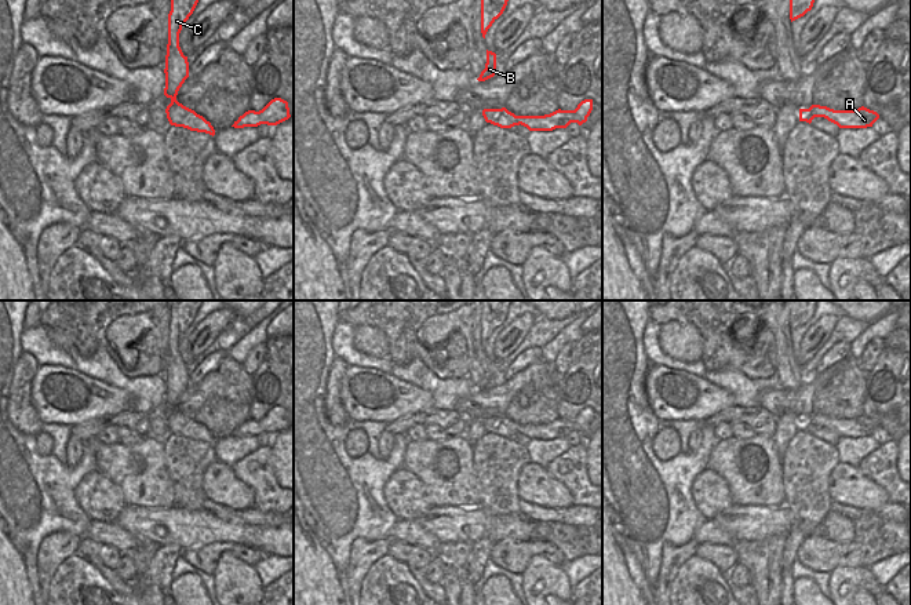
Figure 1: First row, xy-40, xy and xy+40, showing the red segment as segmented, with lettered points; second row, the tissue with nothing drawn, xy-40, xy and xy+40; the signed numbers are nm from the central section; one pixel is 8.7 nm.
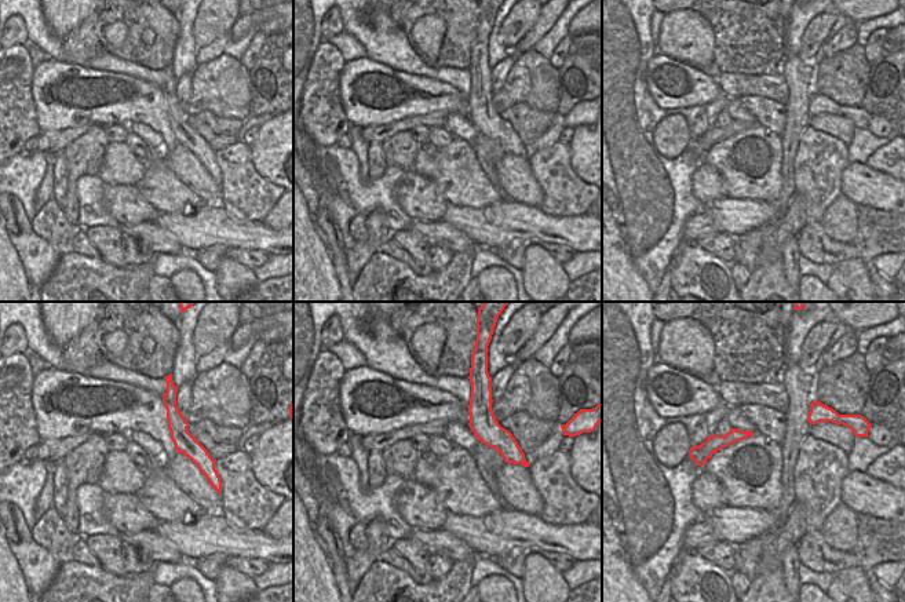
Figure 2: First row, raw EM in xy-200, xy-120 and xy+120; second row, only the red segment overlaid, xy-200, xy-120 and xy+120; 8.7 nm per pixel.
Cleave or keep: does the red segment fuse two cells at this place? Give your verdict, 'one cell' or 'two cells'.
two cells

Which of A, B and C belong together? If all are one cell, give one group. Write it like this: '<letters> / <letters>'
A / B C

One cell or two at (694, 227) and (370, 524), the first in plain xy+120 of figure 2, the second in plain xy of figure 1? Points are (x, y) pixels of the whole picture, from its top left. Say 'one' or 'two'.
two

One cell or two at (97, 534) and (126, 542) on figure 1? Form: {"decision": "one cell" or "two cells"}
{"decision": "one cell"}

